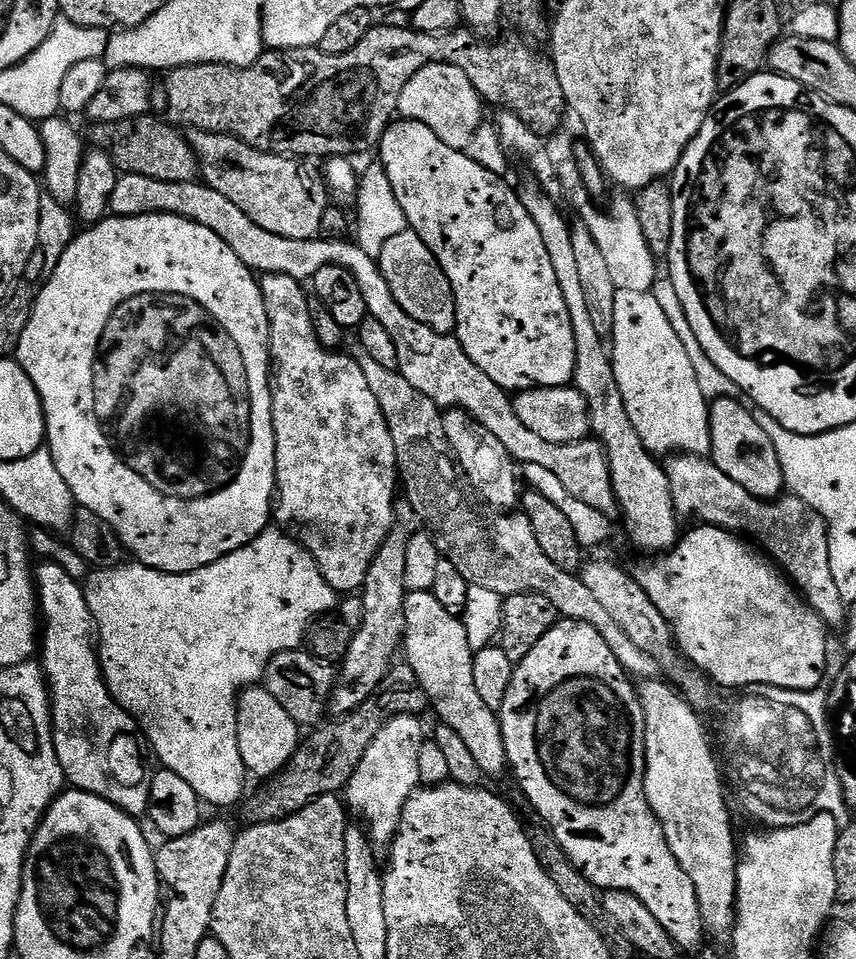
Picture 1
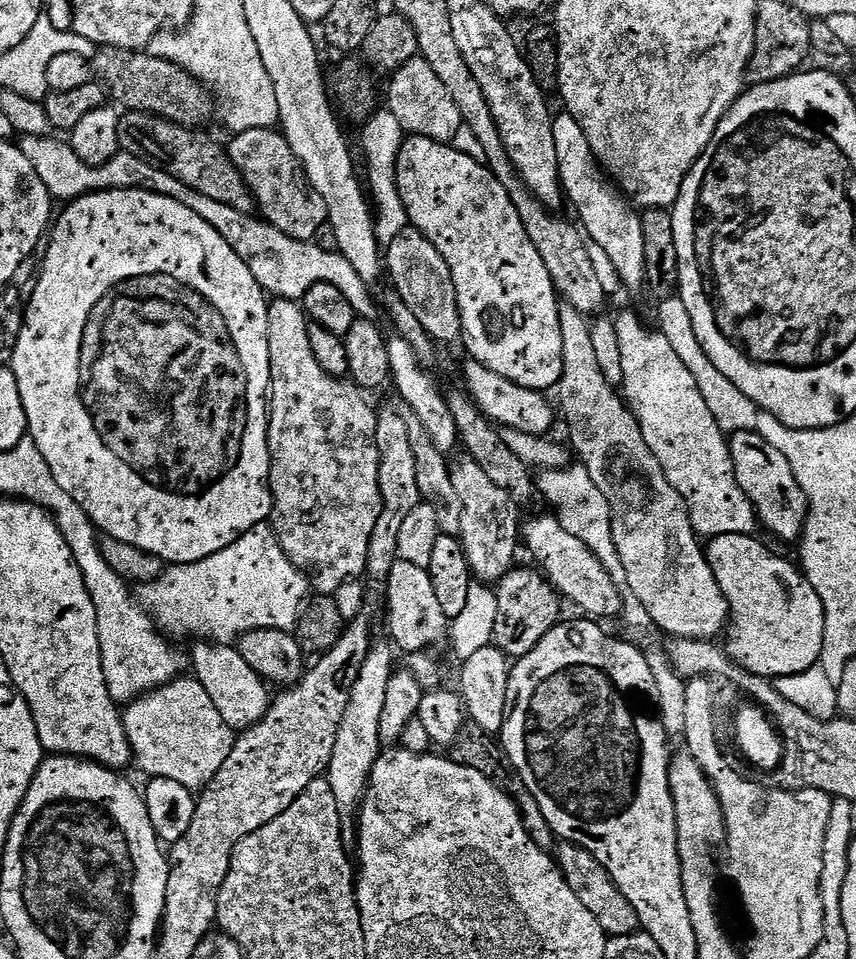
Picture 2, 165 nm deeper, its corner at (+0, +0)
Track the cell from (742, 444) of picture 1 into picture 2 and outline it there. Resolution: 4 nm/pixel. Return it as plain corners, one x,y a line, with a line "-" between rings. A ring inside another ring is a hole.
756,431
731,433
728,449
738,486
742,486
746,498
750,498
759,523
763,527
765,524
780,540
799,541
808,520
808,499
802,486
798,486
798,478
794,478
794,470
790,470
790,462

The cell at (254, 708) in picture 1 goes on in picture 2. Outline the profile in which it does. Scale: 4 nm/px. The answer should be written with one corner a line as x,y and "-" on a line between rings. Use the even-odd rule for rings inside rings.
196,642
190,648
190,668
194,678
206,686
206,694
222,718
234,730
247,730
259,723
268,713
270,703
269,685
257,672
250,670
250,662
242,658
239,647
232,644
218,644
215,642

